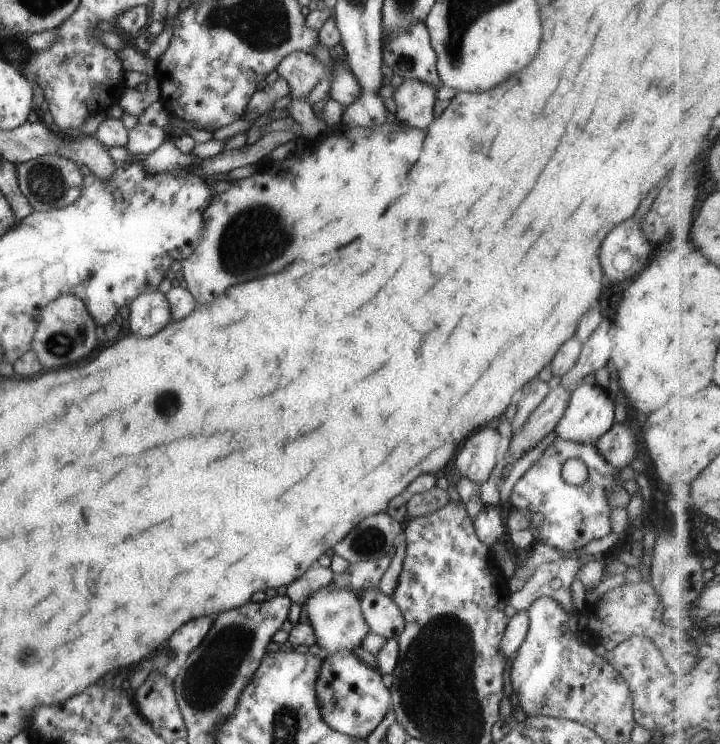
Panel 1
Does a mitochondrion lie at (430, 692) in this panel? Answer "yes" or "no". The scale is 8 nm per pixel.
yes

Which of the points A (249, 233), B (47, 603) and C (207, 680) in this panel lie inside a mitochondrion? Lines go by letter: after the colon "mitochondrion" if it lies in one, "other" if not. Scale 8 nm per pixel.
A: mitochondrion
B: other
C: mitochondrion

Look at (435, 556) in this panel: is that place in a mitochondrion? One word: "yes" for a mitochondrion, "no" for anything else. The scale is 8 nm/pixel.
no

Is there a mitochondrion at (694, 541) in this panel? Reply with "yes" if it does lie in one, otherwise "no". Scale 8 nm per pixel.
no

